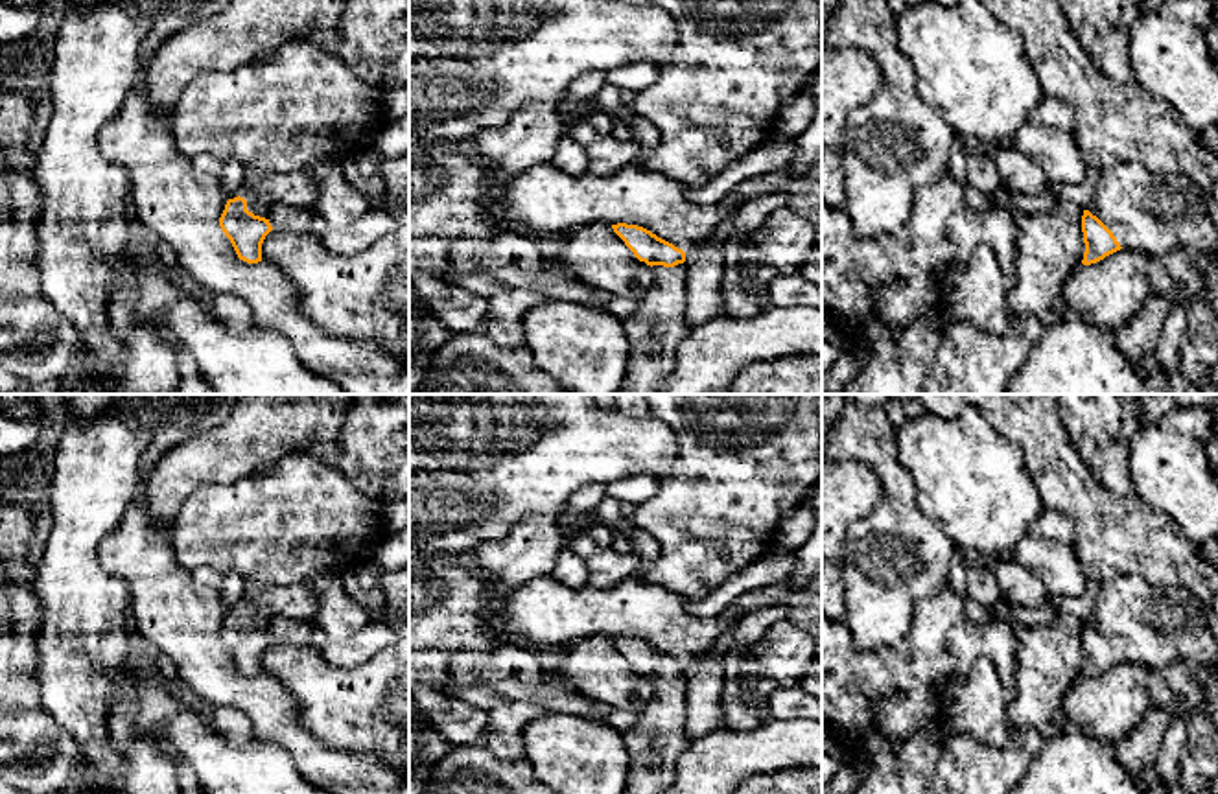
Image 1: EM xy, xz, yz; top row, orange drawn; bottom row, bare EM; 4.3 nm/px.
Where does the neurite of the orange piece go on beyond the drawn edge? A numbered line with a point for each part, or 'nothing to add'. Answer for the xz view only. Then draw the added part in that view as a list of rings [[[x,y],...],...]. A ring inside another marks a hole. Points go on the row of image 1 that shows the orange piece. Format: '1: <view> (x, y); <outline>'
1: xz (655, 332); [[[685,262],[652,265],[652,284],[638,298],[638,311],[621,319],[628,339],[628,368],[615,394],[652,394],[676,367],[676,350],[687,337]]]

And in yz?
1: yz (1150, 212); [[[1139,162],[1117,164],[1100,173],[1087,210],[1126,251],[1212,256],[1218,247],[1205,192],[1179,173],[1150,171]]]

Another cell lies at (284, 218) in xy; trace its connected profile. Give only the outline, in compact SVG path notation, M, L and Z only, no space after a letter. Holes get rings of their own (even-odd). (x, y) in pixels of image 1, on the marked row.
M275 204L269 214L273 230L282 232L311 232L317 230L317 221L311 210L289 204Z

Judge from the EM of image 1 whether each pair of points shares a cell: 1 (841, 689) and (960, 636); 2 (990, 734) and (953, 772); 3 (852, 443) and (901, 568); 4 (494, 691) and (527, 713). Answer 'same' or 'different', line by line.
1: same
2: different
3: same
4: different

